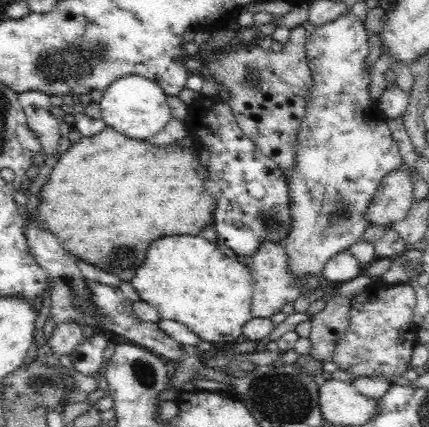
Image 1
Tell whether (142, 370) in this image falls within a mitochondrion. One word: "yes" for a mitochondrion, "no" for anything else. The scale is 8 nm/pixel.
yes

